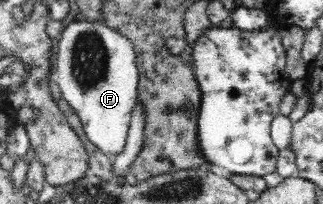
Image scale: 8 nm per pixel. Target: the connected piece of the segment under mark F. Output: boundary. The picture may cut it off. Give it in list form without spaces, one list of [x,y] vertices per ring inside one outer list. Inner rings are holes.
[[[70,18],[70,23],[54,41],[54,47],[57,47],[58,63],[51,77],[56,80],[63,100],[77,113],[85,137],[99,148],[99,152],[113,157],[119,155],[124,150],[130,121],[138,102],[139,69],[132,43],[110,26],[89,19],[81,21]]]

